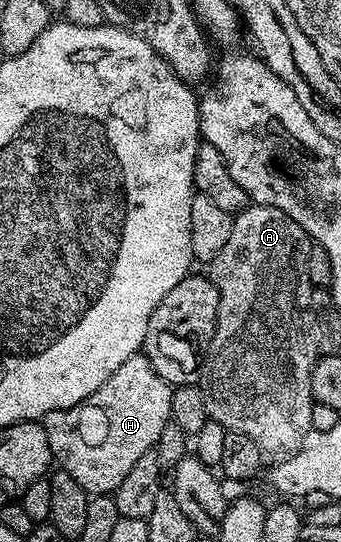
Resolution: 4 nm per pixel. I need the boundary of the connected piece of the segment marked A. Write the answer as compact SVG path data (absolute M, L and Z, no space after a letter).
M266 204L247 206L244 211L234 216L232 235L228 237L228 243L224 246L224 250L220 250L220 254L216 254L216 258L208 269L220 294L220 306L213 333L208 341L206 359L202 365L200 377L207 417L216 421L220 426L224 426L227 432L244 433L248 438L252 438L252 442L256 442L256 446L262 448L263 453L275 452L275 457L278 458L285 458L297 450L304 442L306 435L312 430L310 423L312 422L312 406L315 404L312 394L312 370L320 353L316 342L316 318L312 314L312 285L308 278L308 250L311 243L309 234L292 218L288 218L288 214L284 214L284 210L269 208Z

